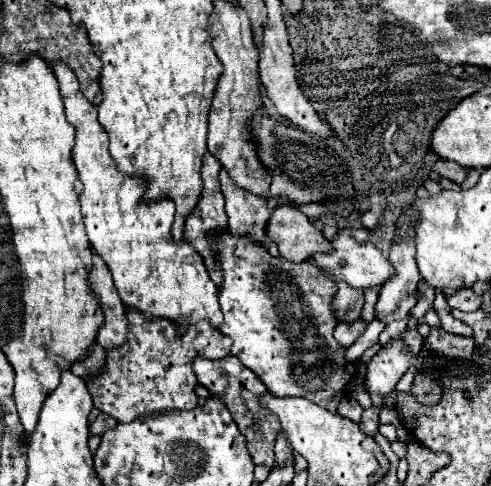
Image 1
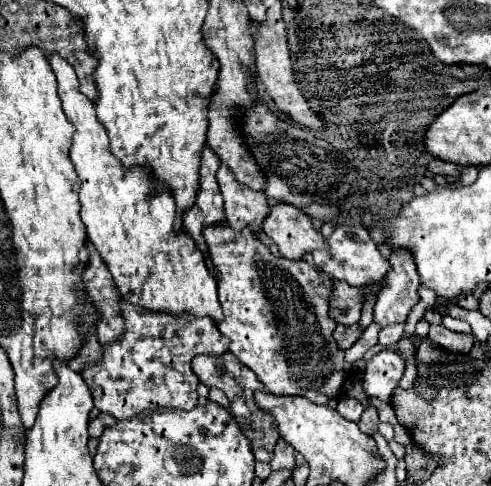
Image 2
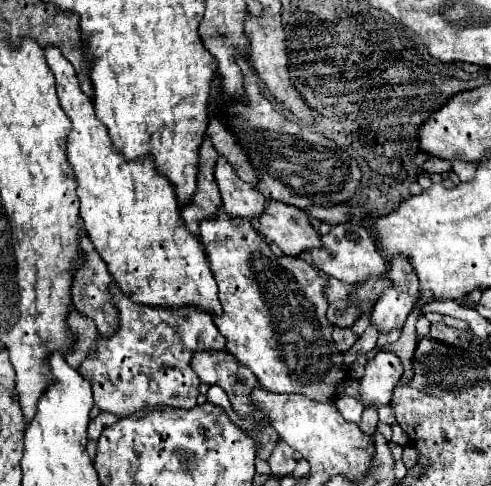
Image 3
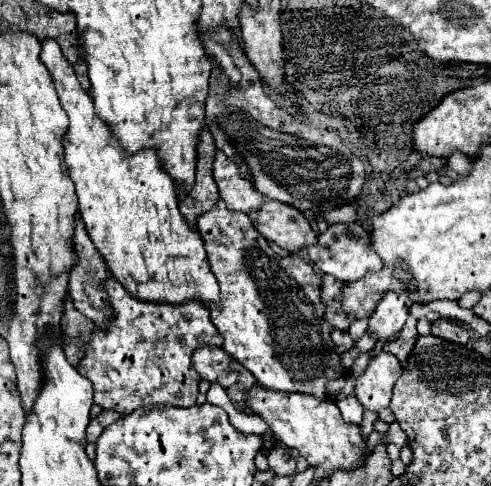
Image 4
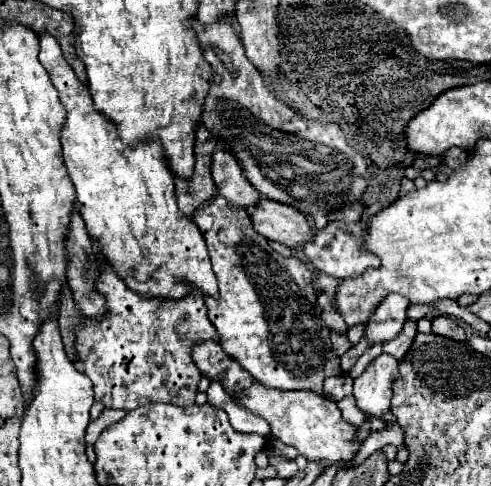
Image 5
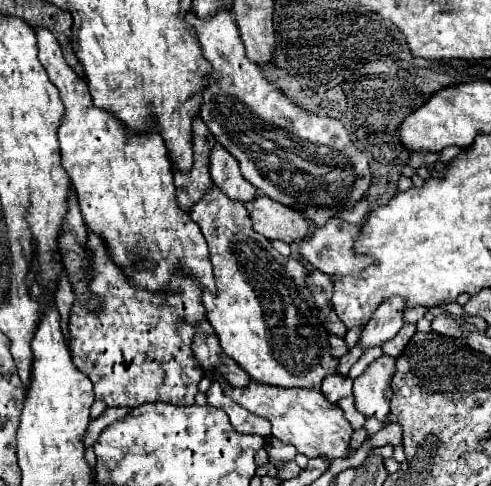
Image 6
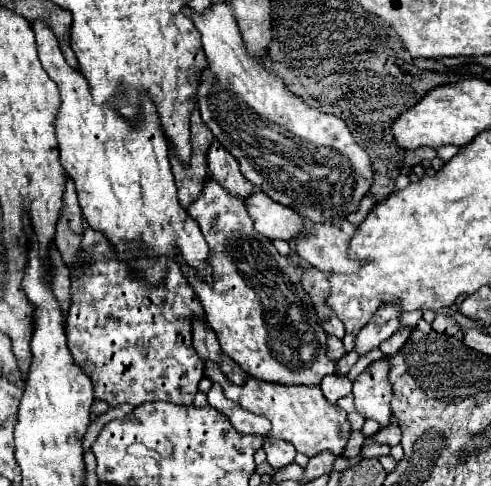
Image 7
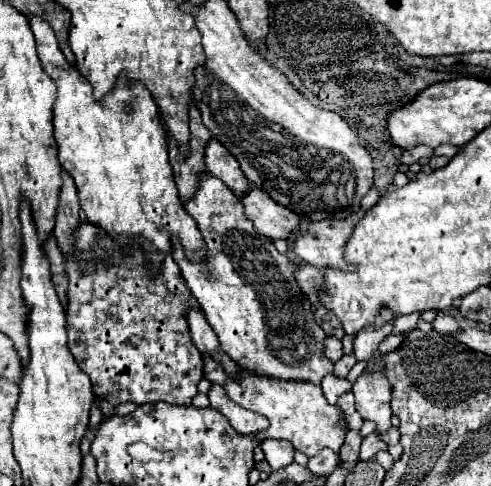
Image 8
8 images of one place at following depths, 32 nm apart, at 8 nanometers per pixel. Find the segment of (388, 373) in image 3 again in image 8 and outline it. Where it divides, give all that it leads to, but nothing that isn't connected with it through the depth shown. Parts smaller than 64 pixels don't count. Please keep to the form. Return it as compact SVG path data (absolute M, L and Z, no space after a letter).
M374 370L374 372L364 372L362 376L358 376L358 380L354 382L354 398L356 398L356 410L360 412L360 416L364 420L372 420L378 424L376 432L388 432L390 430L390 418L392 418L392 410L390 410L390 384L384 378L384 372Z

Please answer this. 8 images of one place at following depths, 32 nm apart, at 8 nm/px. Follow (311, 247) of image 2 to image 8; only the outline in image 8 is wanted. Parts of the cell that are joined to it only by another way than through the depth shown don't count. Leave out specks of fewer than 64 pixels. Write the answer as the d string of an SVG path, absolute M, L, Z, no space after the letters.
M252 188L240 200L244 204L246 216L254 222L254 228L270 240L288 240L288 236L300 226L300 216L276 204L266 192L258 188Z

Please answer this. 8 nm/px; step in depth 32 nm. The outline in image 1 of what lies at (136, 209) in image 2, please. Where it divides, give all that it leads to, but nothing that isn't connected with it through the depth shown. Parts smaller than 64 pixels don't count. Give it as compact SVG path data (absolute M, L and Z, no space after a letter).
M60 62L52 68L64 98L66 118L76 128L72 158L84 184L80 202L86 234L96 254L106 262L124 306L136 308L146 320L174 320L180 332L200 320L212 322L212 328L218 330L222 324L218 288L210 280L204 260L186 240L170 240L174 204L168 198L150 204L142 202L144 180L140 176L124 176L116 168L108 152L108 134L96 118L96 108L80 92L74 72Z

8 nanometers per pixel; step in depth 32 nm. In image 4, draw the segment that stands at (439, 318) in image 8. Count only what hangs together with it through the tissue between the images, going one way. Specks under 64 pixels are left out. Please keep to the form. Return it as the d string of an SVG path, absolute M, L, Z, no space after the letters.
M438 320L432 324L432 334L438 336L438 338L444 338L448 342L456 342L456 344L468 344L470 340L470 334L468 330L464 330L462 326L456 326L452 322L446 322L446 320Z

